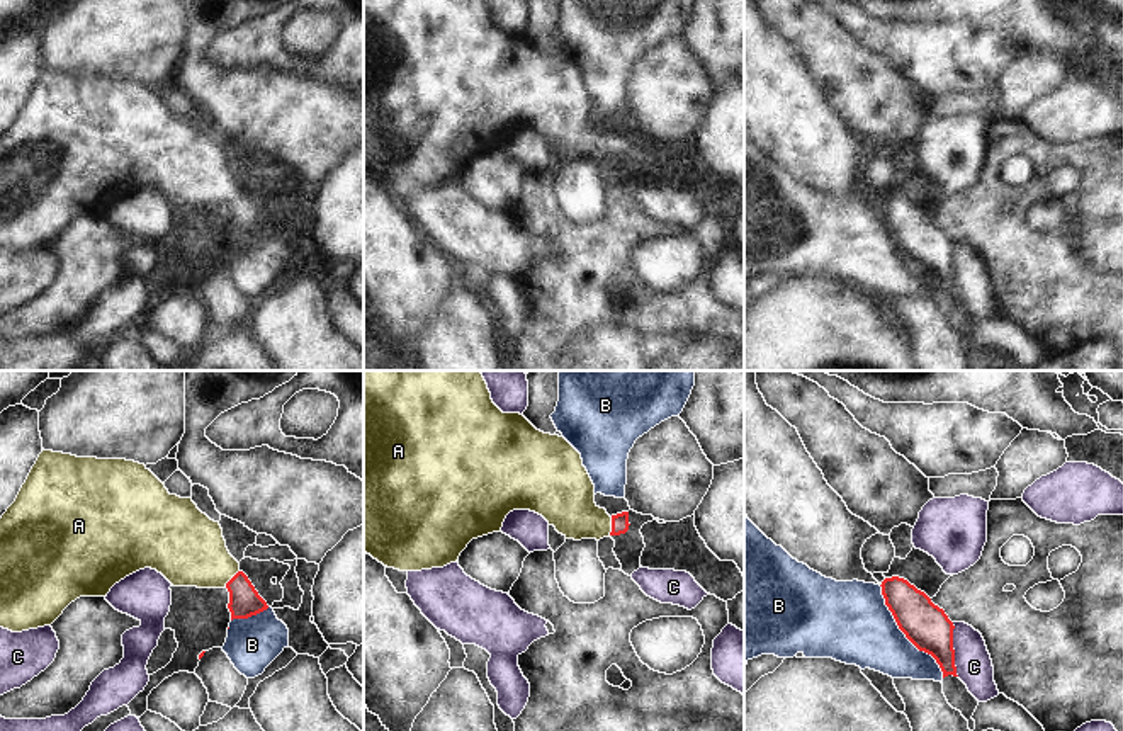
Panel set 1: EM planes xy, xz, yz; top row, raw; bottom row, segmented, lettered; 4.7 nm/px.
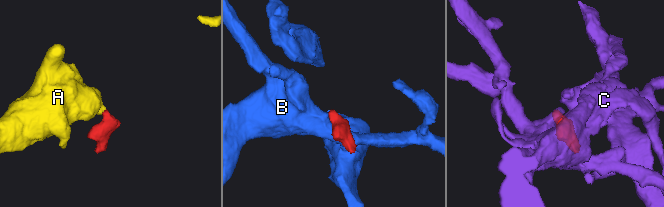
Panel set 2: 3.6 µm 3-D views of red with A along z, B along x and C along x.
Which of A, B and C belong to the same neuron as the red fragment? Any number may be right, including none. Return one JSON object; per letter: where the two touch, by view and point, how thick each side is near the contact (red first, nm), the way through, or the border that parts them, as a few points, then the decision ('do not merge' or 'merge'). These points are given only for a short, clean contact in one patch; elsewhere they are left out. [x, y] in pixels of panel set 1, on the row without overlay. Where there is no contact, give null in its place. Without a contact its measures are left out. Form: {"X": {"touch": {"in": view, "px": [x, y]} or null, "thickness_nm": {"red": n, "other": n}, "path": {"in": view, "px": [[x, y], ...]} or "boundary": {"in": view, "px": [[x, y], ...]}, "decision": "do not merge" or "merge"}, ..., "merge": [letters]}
{"A": {"touch": {"in": "xz", "px": [612, 145]}, "thickness_nm": {"red": 80, "other": 280}, "path": {"in": "xz", "px": [[620, 143], [612, 145], [586, 140], [566, 119]]}, "decision": "merge"}, "B": {"touch": {"in": "yz", "px": [904, 252]}, "thickness_nm": {"red": 220, "other": 360}, "decision": "do not merge"}, "C": {"touch": {"in": "yz", "px": [953, 269]}, "thickness_nm": {"red": 220, "other": 180}, "boundary": {"in": "yz", "px": [[952, 242], [953, 284], [959, 294]]}, "decision": "do not merge"}, "merge": ["A"]}

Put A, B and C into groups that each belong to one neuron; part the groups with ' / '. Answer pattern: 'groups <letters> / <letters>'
groups A / B / C

